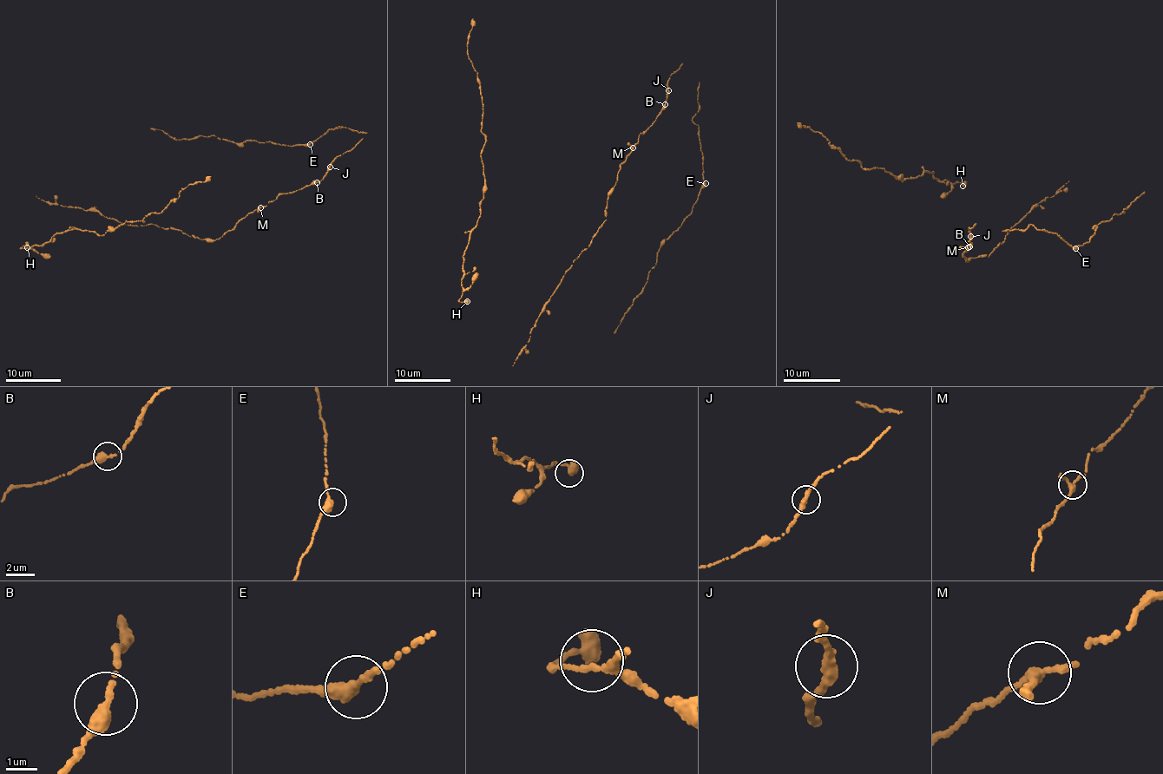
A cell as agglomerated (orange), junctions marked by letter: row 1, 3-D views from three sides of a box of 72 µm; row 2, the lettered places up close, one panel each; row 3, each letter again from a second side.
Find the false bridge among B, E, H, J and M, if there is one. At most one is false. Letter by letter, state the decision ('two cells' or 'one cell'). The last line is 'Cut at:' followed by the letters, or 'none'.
B: one cell
E: one cell
H: one cell
J: one cell
M: one cell
Cut at: none

